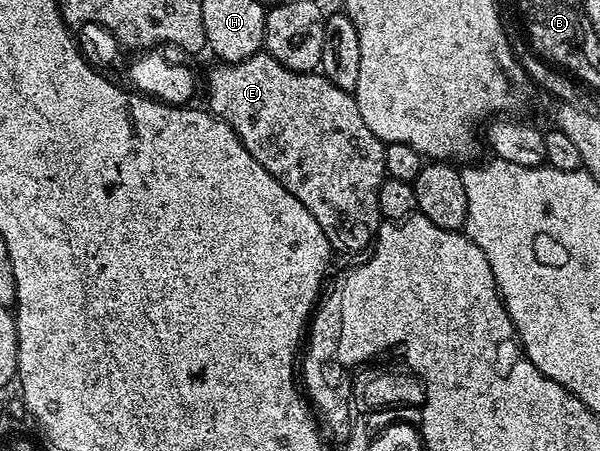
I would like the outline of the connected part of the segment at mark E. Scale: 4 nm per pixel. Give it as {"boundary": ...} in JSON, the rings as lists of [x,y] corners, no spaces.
{"boundary":[[[260,52],[240,62],[215,64],[215,67],[207,74],[207,102],[208,104],[206,103],[206,105],[209,107],[210,113],[230,124],[233,132],[241,140],[241,144],[245,144],[245,148],[253,156],[253,160],[257,160],[257,164],[261,164],[261,168],[269,171],[288,192],[293,196],[297,196],[297,200],[301,200],[301,204],[305,204],[305,208],[309,208],[313,220],[317,220],[317,224],[321,224],[321,232],[325,232],[332,251],[339,252],[339,250],[344,250],[347,254],[355,254],[358,250],[365,249],[364,251],[366,251],[374,243],[375,236],[379,233],[381,225],[377,196],[387,173],[385,168],[385,152],[383,151],[385,144],[376,134],[369,132],[365,120],[361,120],[361,112],[355,103],[354,93],[347,93],[337,87],[322,72],[298,74],[282,66],[273,55]]]}

